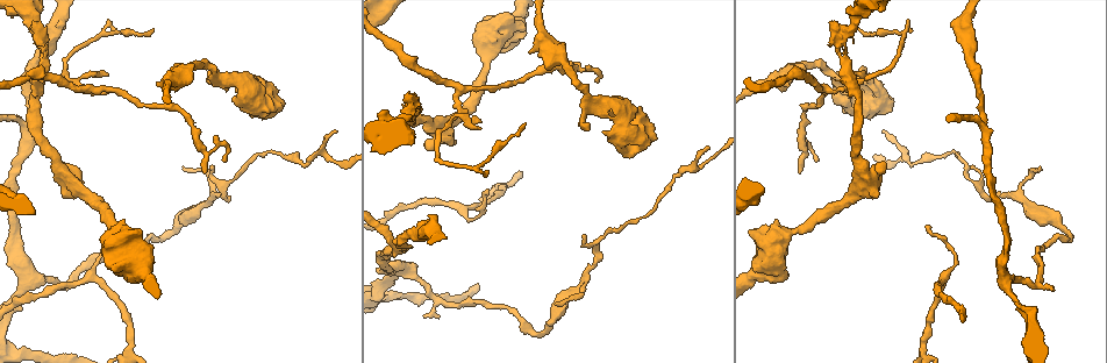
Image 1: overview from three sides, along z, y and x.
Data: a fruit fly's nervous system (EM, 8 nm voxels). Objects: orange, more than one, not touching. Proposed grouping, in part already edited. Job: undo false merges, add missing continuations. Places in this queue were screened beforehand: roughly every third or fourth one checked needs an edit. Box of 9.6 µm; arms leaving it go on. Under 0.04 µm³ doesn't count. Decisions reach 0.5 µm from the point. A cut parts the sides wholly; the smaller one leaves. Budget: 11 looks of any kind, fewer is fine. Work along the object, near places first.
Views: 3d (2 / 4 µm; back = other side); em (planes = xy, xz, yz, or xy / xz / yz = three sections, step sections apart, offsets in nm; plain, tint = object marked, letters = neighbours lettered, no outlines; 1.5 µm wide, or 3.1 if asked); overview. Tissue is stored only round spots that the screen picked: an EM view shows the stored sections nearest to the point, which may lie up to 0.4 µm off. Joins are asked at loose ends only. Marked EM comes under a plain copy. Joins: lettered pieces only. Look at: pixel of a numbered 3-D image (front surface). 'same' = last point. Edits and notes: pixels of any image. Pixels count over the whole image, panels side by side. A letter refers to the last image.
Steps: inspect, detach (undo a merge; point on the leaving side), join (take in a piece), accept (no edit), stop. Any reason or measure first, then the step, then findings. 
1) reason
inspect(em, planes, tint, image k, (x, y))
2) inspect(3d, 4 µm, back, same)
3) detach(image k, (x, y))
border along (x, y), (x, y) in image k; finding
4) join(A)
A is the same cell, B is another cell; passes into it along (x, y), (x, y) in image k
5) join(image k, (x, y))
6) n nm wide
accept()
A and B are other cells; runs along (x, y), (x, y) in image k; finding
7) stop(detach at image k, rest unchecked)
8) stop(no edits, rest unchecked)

free end
inspect(em, planes, letters, image 1, (1041, 167))

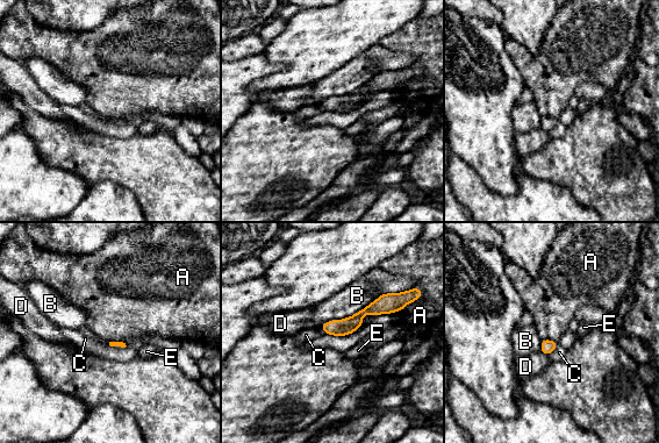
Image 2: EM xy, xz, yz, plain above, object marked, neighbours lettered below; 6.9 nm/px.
accept()
A, B, C, D and E are other cells; border along (558, 345), (548, 355) in image 2; no lettered piece goes on from it

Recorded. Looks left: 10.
sharp bend
inspect(3d, 4 µm, image 1, (1071, 240))

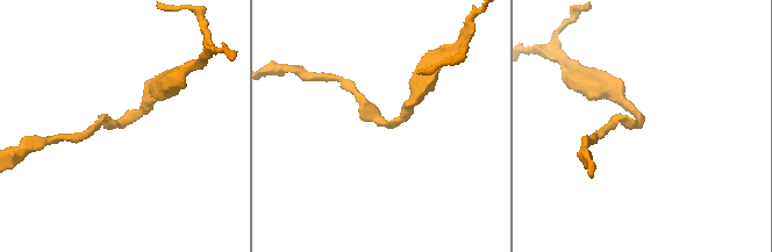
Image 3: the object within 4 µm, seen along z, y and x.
inspect(em, planes, letters, image 3, (636, 124))

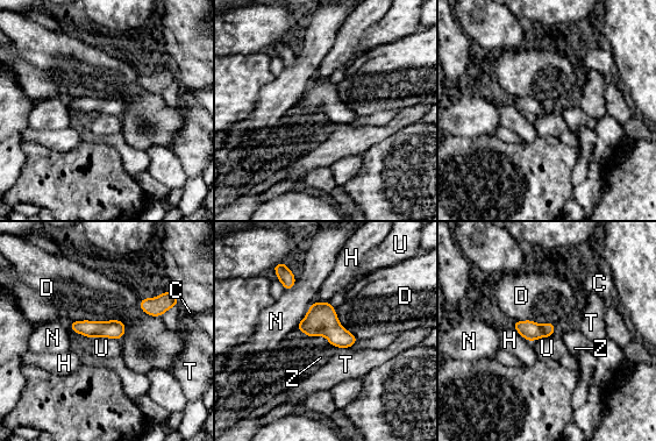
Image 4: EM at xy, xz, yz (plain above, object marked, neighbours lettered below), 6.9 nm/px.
130 nm wide
accept()
C, D, H, N, T, U and Z are other cells; runs along (73, 325), (92, 329), (122, 329) in image 4; one cell here

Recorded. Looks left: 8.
tapers out
inspect(em, planes, letters, image 1, (588, 130))

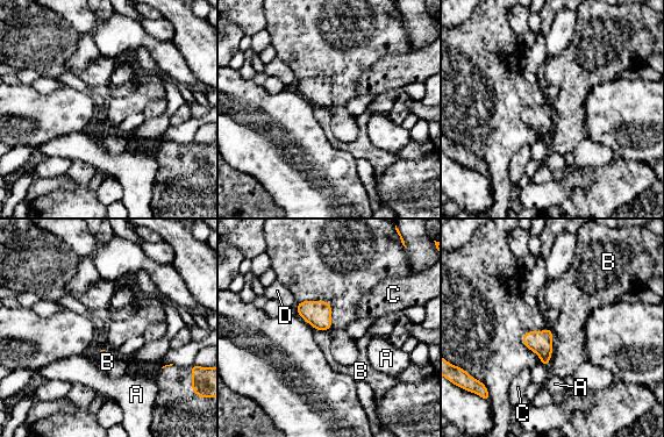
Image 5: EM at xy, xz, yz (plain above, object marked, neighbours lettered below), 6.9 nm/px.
accept()
A, B, C and D are other cells; border along (551, 328), (552, 352), (547, 365) in image 5; no lettered piece goes on from it

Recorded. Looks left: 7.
a narrow waist
inspect(3d, 2 µm, back, image 1, (38, 295))

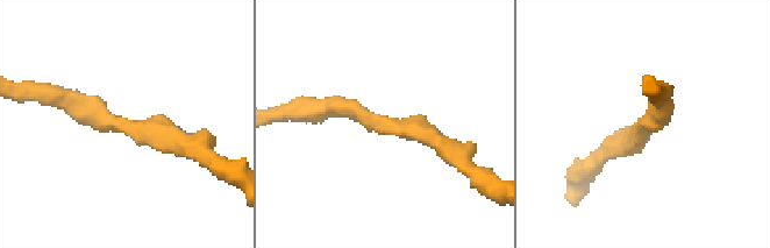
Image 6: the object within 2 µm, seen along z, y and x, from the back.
inspect(em, xy, step 8, tint, image 6, (650, 121))

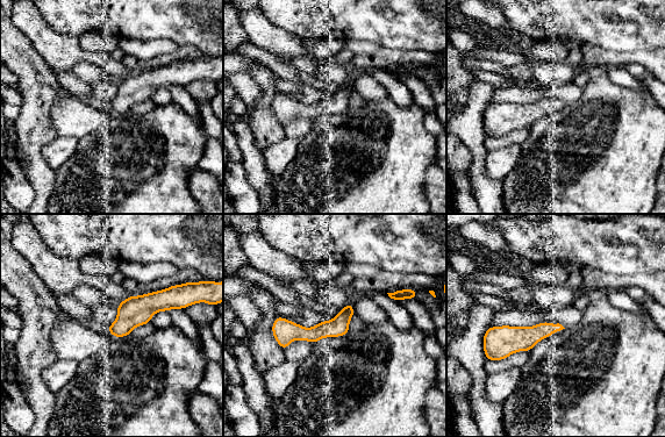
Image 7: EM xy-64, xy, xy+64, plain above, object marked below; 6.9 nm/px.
another direction
inspect(em, xz, step 8, letters, same)

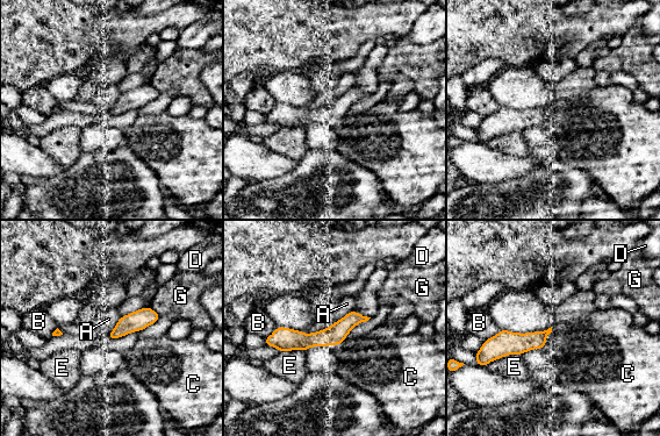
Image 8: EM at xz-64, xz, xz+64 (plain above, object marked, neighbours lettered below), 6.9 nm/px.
E touches over 260 nm
accept()
A, B, C, D, E and G are other cells; border along (121, 316), (114, 328), (106, 335) in image 8; all the same cell

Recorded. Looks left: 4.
stop(no edits, rest unchecked)

